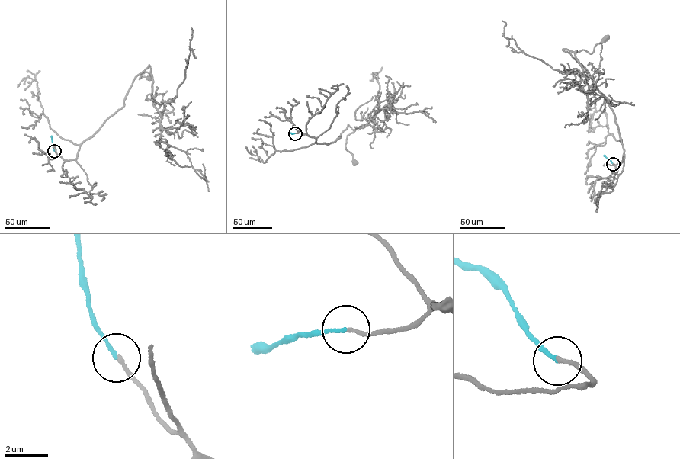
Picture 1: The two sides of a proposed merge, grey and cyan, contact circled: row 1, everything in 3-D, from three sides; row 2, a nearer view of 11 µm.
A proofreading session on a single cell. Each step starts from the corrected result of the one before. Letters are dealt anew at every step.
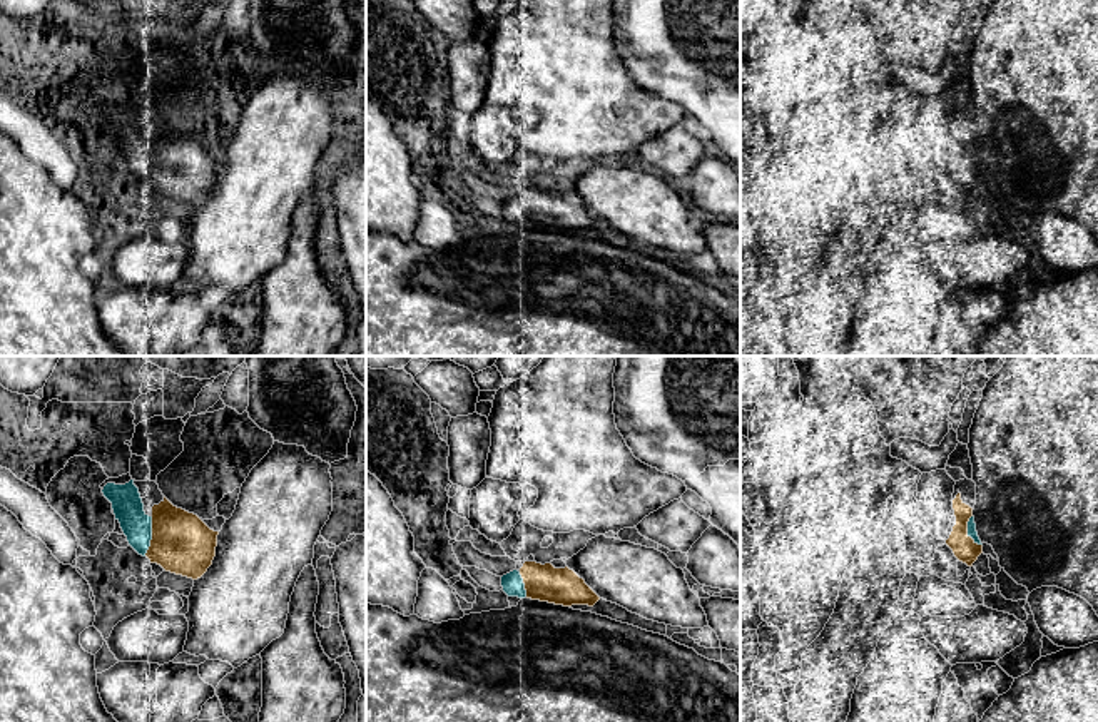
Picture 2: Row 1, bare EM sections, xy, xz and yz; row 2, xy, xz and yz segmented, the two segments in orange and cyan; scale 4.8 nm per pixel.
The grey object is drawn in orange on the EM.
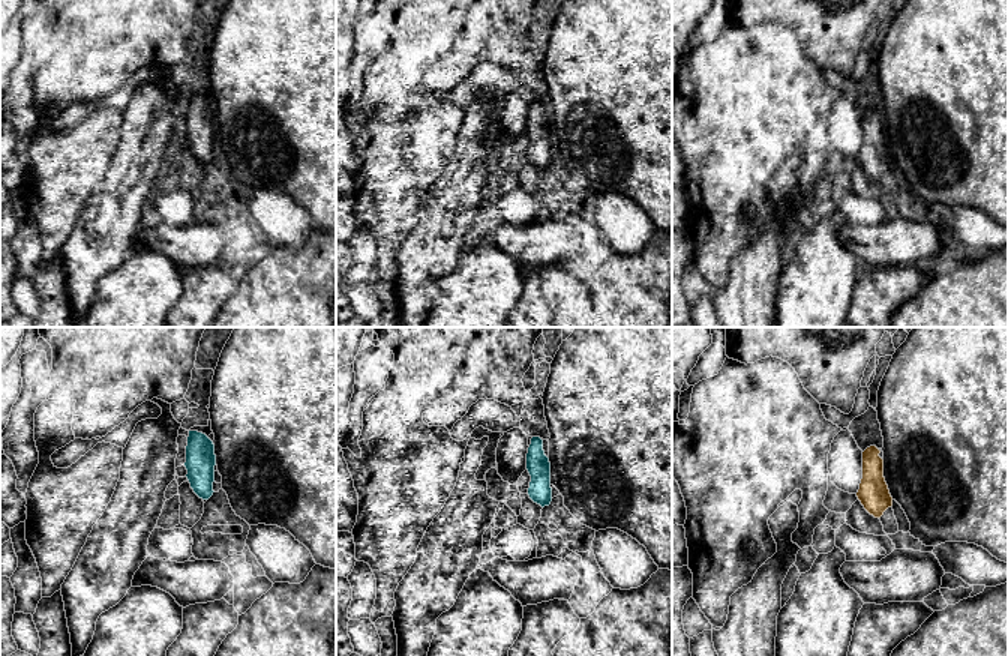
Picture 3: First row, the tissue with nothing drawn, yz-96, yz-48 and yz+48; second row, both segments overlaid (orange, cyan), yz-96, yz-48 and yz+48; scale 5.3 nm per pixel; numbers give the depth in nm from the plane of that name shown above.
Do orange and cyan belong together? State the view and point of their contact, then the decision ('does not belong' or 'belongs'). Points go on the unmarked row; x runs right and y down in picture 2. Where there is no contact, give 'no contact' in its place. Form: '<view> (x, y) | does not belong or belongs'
xy (152, 162) | belongs

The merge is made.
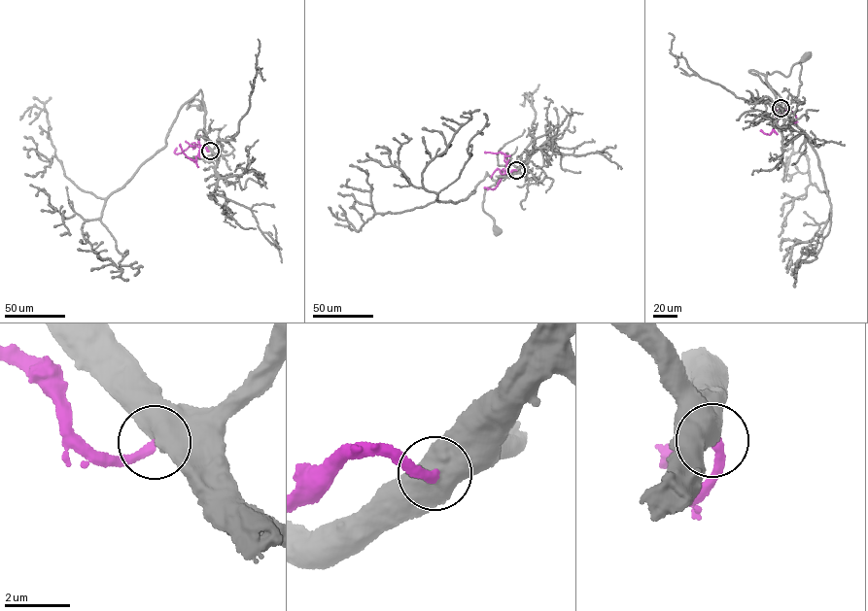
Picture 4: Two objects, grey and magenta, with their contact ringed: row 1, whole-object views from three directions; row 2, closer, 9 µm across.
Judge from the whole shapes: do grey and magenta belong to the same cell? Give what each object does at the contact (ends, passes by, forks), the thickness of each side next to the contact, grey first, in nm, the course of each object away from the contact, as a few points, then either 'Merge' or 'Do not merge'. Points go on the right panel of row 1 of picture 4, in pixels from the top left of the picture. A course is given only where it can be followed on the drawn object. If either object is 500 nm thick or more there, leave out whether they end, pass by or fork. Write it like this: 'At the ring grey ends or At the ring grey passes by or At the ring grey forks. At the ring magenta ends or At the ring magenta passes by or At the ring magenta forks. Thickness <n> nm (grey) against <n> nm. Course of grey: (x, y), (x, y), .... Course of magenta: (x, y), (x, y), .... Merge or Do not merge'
Thickness 800 nm (grey) against 280 nm. Course of grey: (781, 108), (766, 82), (766, 73), (781, 72), (787, 76), (793, 65), (806, 55). Course of magenta: (781, 108), (770, 134), (761, 129). Merge

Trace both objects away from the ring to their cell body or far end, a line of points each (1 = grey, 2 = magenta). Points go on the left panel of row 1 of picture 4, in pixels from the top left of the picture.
1: (210, 151), (204, 137), (204, 105), (191, 100), (187, 109), (201, 107)
2: (210, 151), (202, 147), (196, 159), (191, 160), (184, 153), (180, 144)

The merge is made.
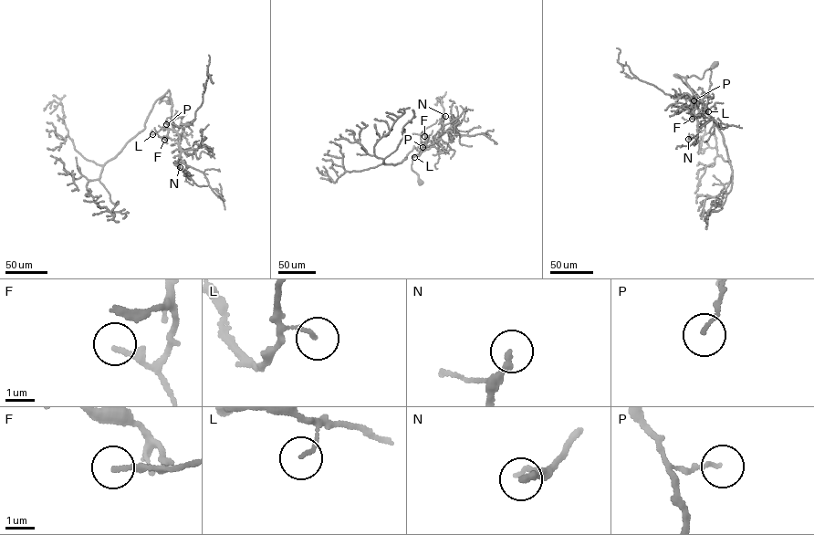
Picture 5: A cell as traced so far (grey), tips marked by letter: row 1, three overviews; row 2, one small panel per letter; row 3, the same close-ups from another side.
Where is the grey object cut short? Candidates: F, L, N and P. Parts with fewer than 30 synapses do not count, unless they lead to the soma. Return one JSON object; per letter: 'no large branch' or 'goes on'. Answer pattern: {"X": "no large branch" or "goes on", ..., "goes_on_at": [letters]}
{"F": "no large branch", "L": "no large branch", "N": "goes on", "P": "no large branch", "goes_on_at": ["N"]}

